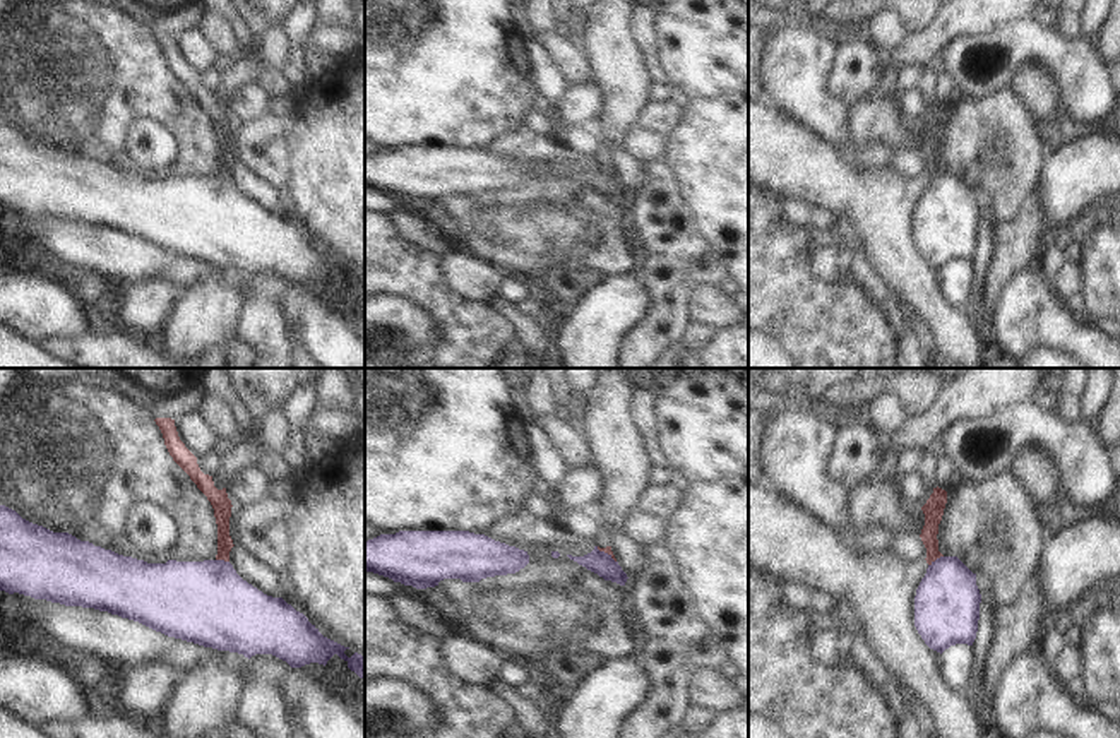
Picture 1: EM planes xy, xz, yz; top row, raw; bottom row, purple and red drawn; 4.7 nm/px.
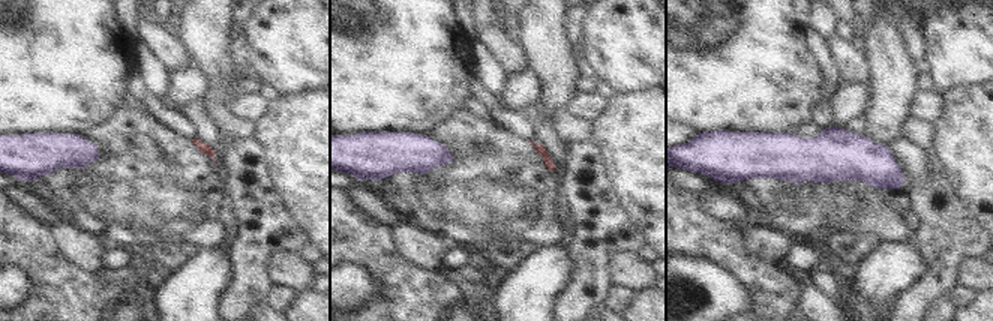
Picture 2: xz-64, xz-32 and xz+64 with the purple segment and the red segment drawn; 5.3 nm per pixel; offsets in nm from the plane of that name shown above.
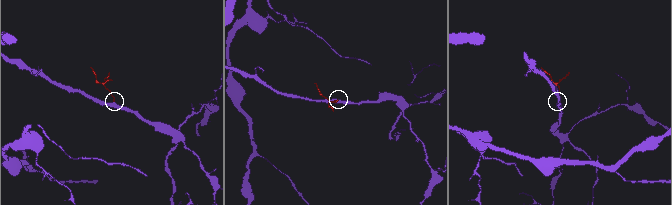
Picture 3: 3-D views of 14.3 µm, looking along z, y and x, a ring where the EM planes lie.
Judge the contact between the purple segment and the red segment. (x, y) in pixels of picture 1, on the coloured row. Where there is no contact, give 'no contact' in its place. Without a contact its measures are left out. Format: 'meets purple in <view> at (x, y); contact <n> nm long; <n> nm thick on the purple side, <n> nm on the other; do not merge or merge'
meets purple in yz at (937, 559); contact 90 nm long; 300 nm thick on the purple side, 100 nm on the other; do not merge

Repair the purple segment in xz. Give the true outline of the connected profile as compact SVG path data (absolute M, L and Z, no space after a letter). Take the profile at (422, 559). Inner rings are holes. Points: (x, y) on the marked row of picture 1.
M399 531L365 541L366 572L416 589L444 579L480 582L527 563L527 551L469 531Z

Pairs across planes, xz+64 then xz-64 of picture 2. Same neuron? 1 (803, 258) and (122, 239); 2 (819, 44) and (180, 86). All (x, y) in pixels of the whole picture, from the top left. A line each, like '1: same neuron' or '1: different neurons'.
1: different neurons
2: different neurons

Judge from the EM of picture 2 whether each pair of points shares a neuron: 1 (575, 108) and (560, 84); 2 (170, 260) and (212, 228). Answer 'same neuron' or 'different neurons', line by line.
1: different neurons
2: different neurons

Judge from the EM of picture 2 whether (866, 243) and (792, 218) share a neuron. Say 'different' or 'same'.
different

